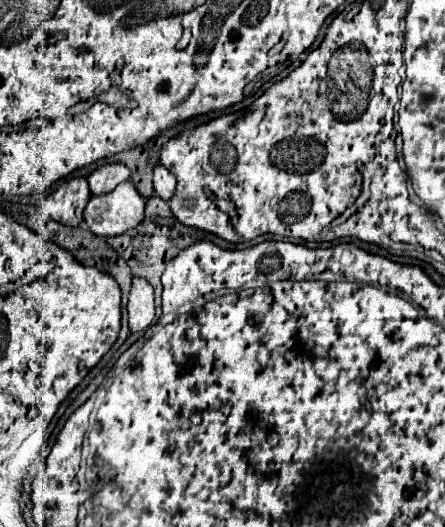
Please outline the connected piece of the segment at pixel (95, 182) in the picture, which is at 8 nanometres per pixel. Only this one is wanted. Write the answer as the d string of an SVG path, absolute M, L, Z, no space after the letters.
M120 163L104 165L104 167L96 169L96 171L88 177L90 193L92 193L92 195L110 193L110 191L114 191L116 185L124 183L128 177L130 177L130 171L128 171L126 165L120 165Z

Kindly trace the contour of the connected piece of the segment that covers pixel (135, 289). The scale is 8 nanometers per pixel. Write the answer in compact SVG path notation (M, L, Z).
M134 279L128 299L128 327L130 333L140 333L152 325L154 319L154 295L152 285L146 279Z

